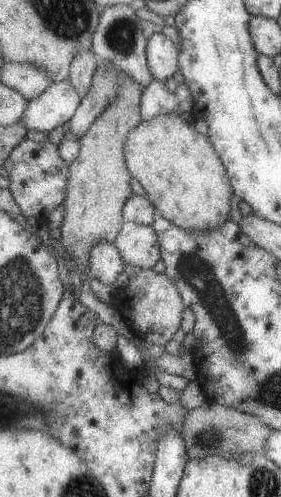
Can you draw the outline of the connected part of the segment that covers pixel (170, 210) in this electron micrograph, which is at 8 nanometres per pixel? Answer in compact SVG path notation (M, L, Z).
M179 113L142 121L128 133L125 161L131 176L145 188L156 216L167 218L186 232L201 233L231 220L230 196L234 192L216 149L192 125L182 120Z

